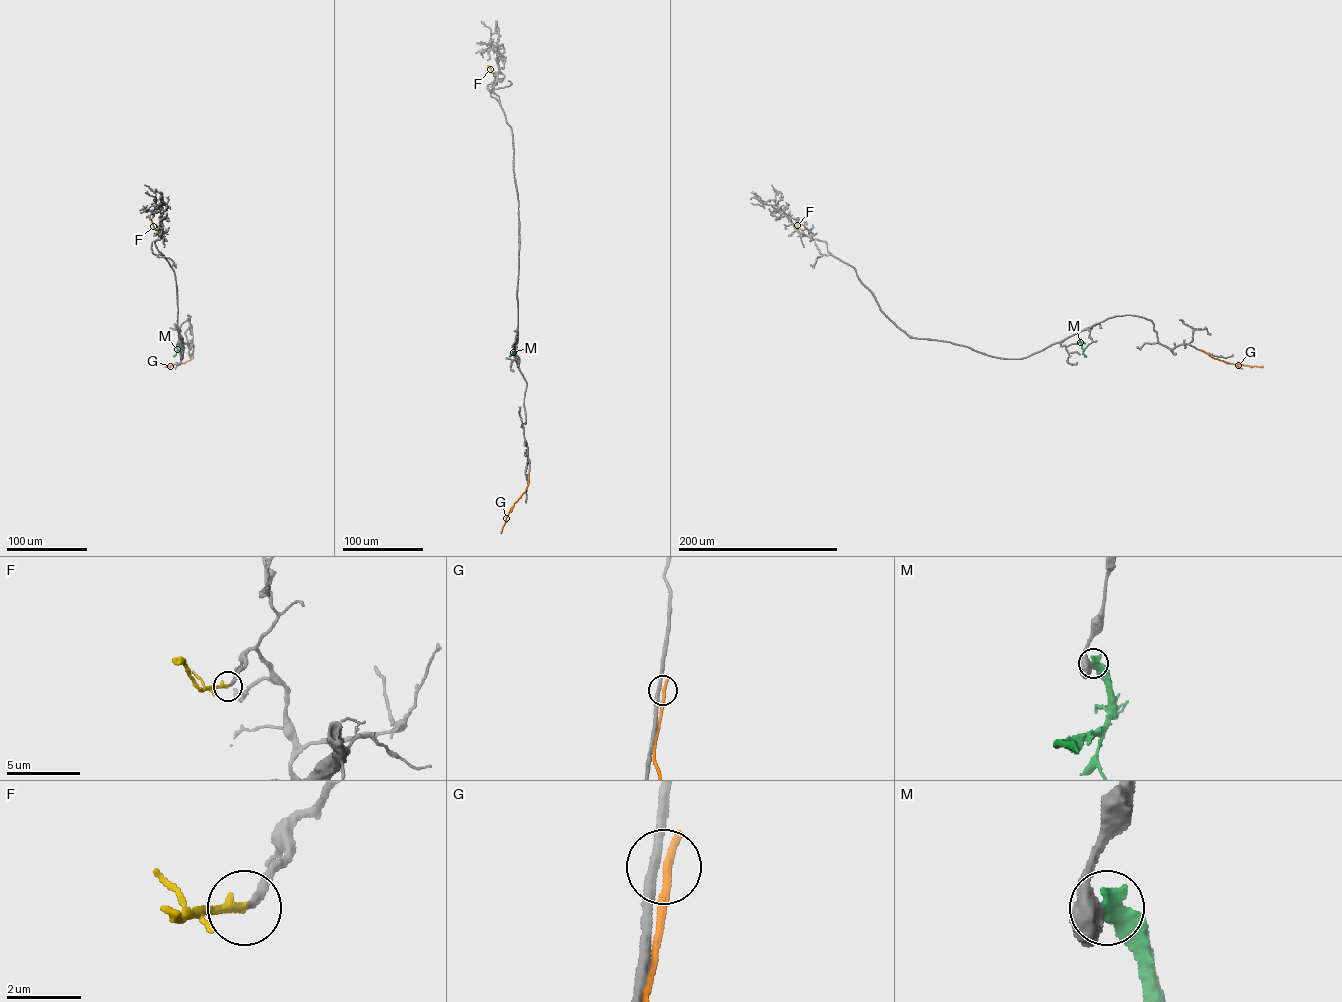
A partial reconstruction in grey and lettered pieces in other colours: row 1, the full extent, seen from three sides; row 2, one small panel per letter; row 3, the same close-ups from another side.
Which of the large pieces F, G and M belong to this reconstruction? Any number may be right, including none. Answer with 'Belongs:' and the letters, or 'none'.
Belongs: F

